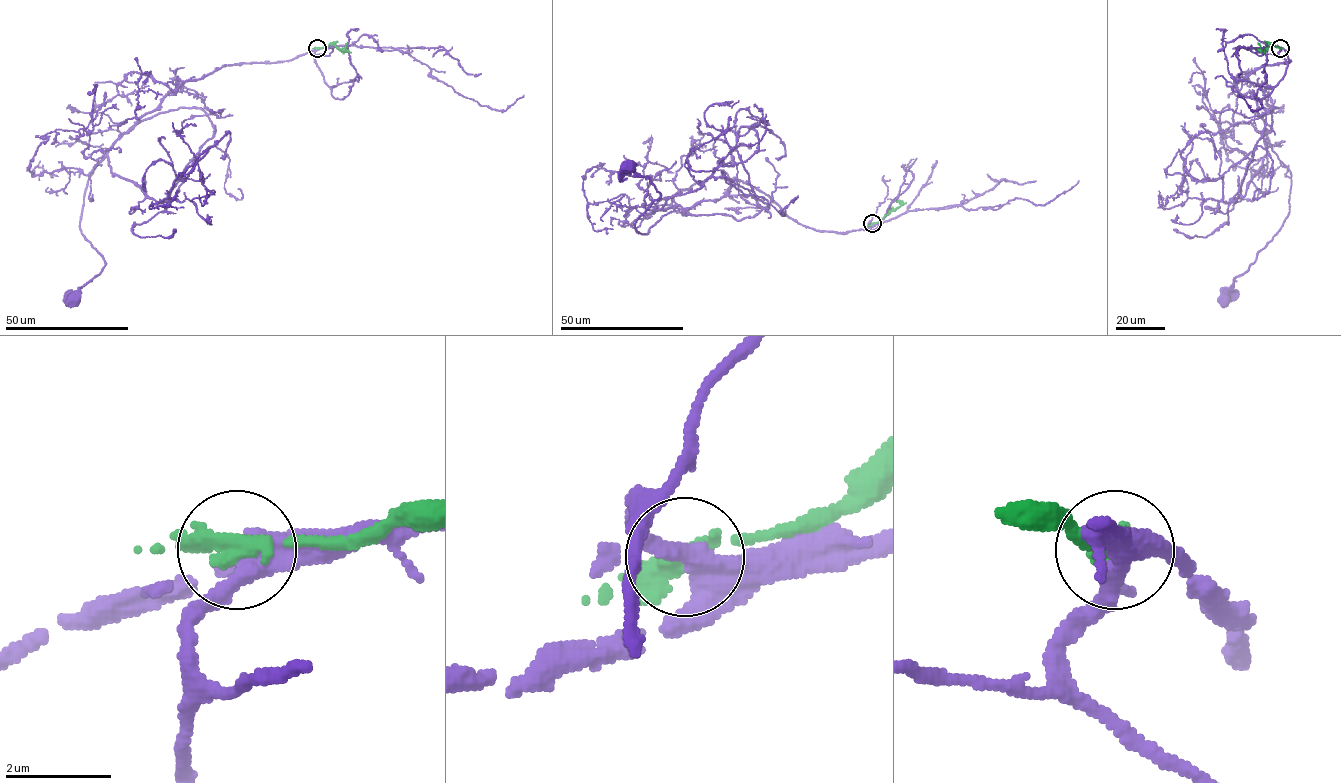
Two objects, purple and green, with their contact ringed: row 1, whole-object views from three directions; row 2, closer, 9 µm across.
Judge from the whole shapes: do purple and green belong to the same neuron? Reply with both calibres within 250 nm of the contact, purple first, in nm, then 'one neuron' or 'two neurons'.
calibres 380 and 320 nm; two neurons

